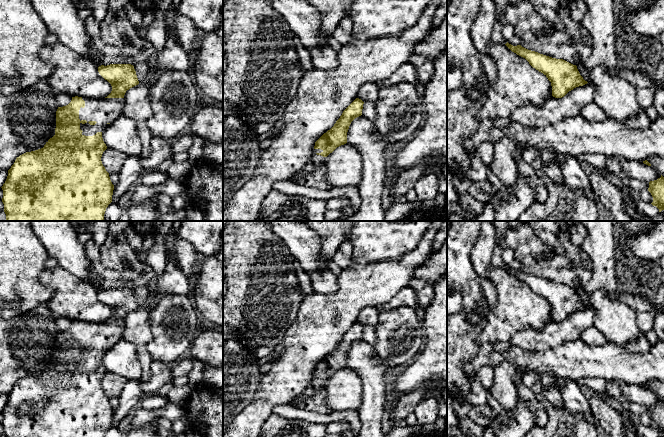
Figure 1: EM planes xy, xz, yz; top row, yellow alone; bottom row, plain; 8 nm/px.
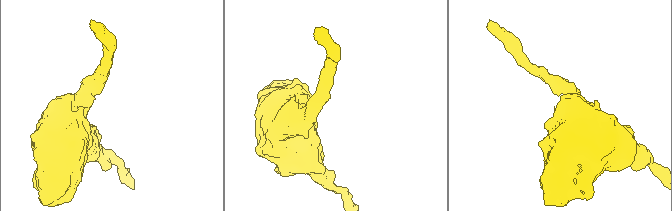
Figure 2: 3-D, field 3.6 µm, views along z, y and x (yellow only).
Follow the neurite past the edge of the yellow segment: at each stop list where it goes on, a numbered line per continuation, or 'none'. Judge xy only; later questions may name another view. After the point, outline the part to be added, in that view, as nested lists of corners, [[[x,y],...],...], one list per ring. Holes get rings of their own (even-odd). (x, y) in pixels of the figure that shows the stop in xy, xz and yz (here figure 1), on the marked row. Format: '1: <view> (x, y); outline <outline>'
1: xy (107, 110); outline [[[82,97],[85,107],[79,110],[79,119],[86,120],[80,123],[82,135],[93,136],[103,132],[110,123],[123,115],[124,98],[88,99]]]

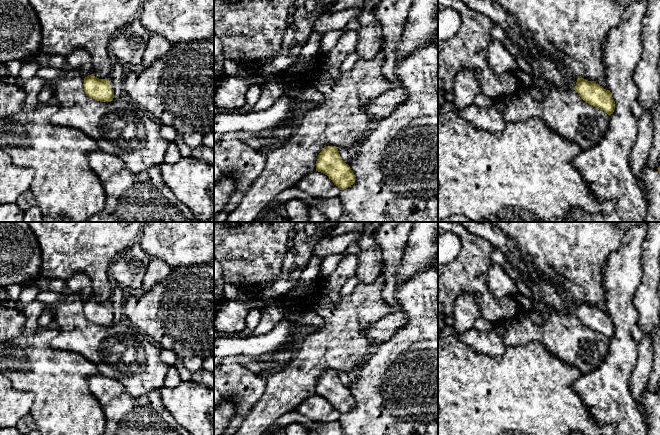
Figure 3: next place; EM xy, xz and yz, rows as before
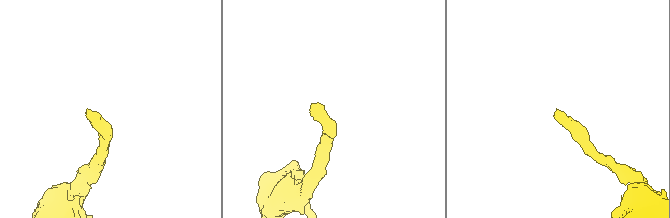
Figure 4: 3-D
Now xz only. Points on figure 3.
none

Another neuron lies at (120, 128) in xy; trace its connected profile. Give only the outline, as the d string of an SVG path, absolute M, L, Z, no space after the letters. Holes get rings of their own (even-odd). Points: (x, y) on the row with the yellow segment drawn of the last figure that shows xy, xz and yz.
M69 73L51 83L53 96L59 110L53 115L52 123L80 130L91 137L98 148L121 158L132 172L142 172L164 162L168 141L160 135L161 125L145 110L134 105L124 95L111 102L100 102L89 97L84 91L84 78Z

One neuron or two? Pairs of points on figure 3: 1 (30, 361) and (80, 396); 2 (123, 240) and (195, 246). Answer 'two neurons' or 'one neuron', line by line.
1: one neuron
2: two neurons

